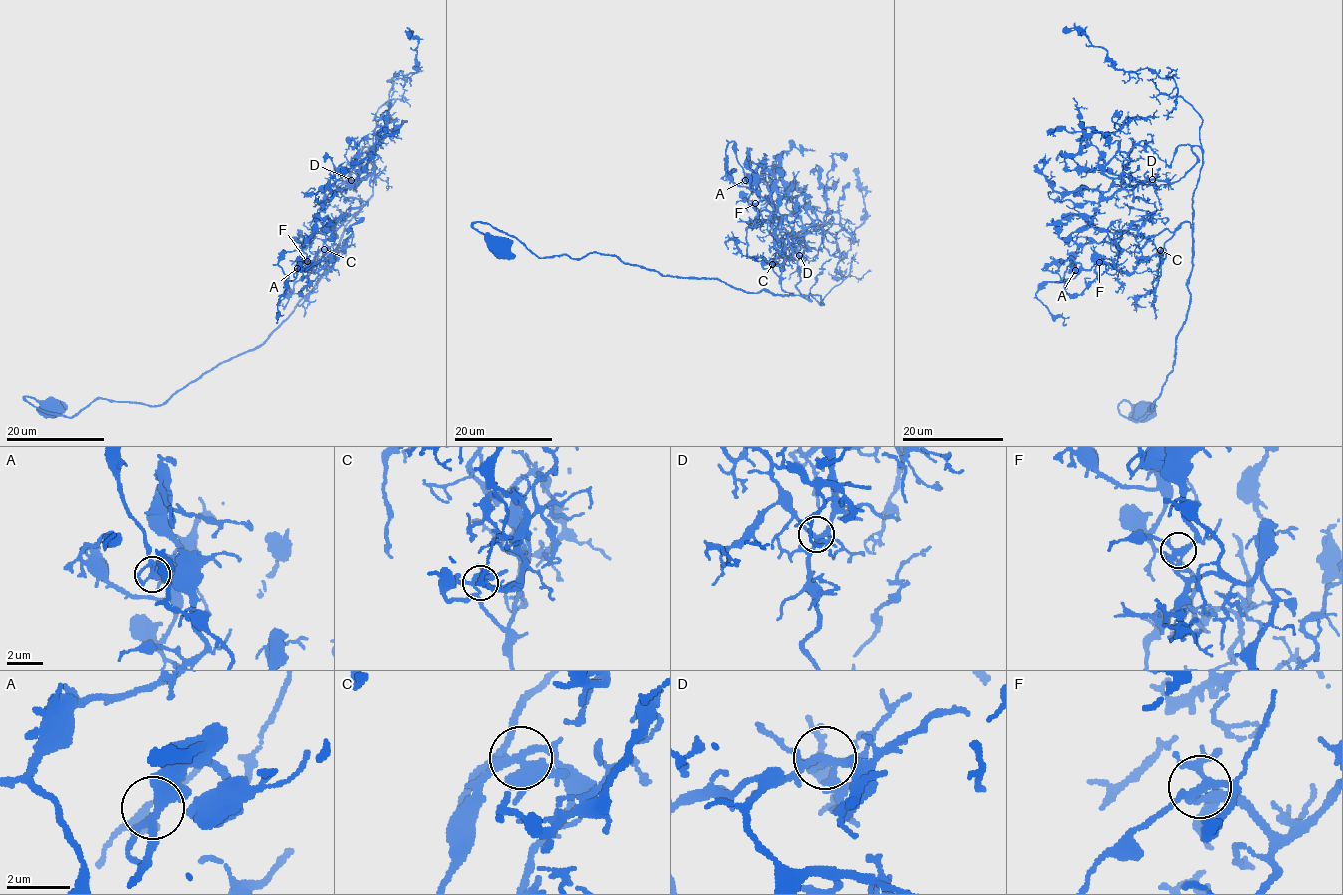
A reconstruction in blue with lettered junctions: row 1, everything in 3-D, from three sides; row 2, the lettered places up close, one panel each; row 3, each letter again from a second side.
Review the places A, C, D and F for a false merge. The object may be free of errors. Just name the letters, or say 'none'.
none

